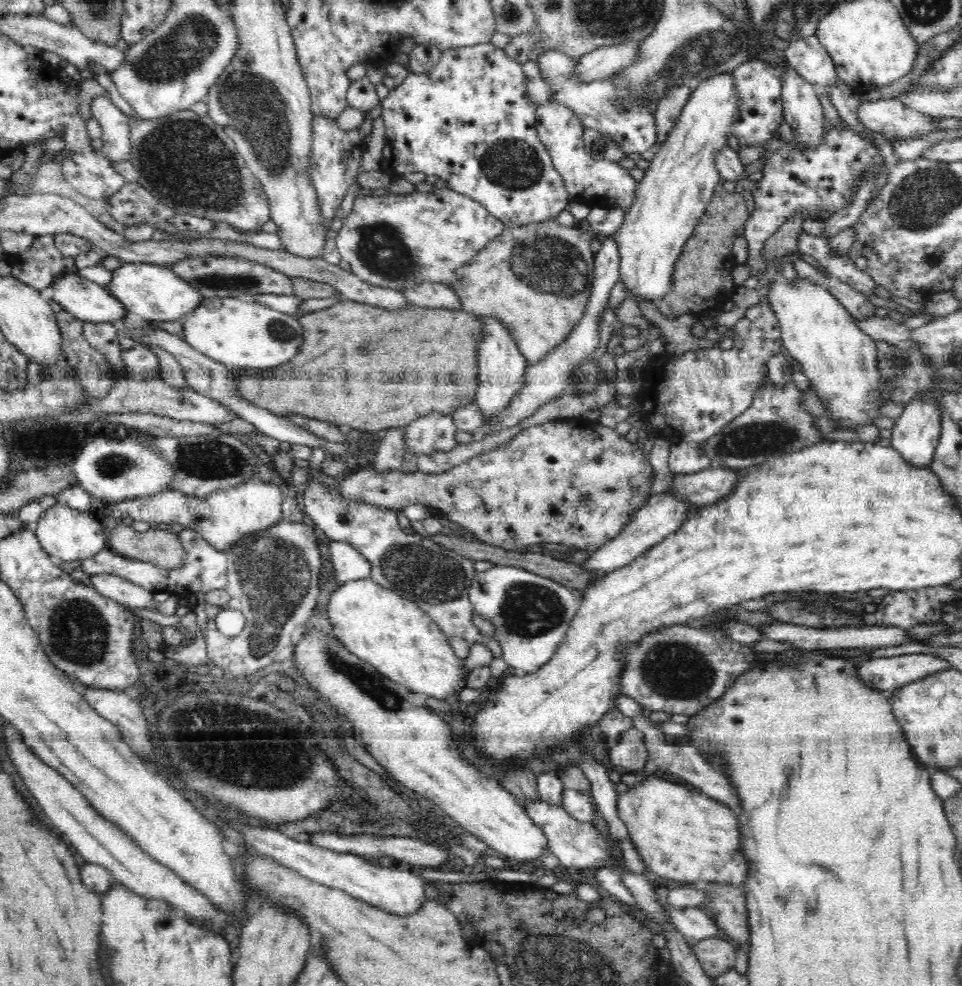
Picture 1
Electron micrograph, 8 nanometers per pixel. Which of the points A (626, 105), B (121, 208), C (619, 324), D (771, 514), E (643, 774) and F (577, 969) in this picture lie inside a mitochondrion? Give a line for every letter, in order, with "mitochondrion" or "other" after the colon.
A: mitochondrion
B: other
C: other
D: other
E: other
F: mitochondrion

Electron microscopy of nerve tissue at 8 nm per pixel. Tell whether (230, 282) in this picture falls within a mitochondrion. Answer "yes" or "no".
yes

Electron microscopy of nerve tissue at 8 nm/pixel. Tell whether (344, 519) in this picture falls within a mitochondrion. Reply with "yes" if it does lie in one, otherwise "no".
no

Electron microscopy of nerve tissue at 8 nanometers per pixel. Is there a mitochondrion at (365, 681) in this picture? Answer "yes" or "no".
yes

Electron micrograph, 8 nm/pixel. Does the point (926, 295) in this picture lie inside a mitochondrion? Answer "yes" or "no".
no

